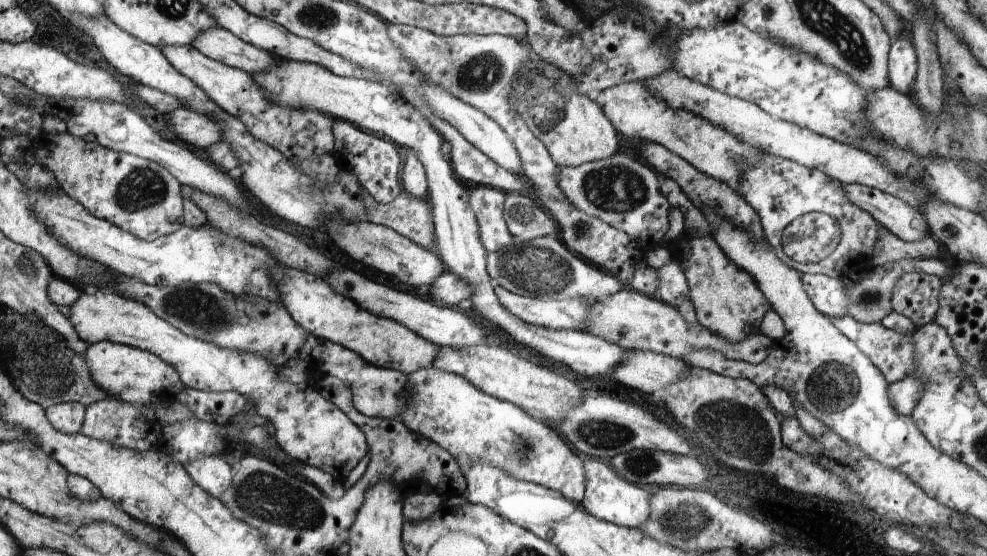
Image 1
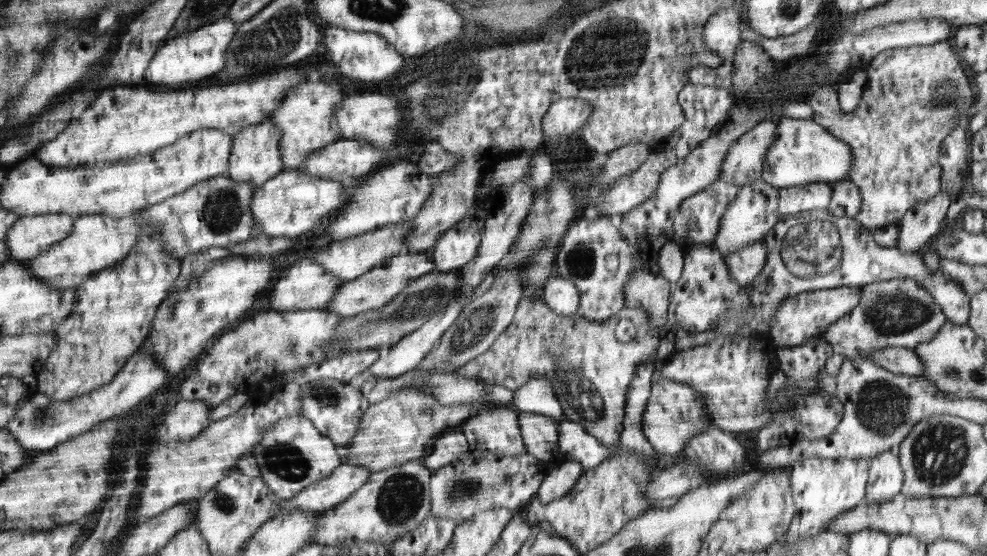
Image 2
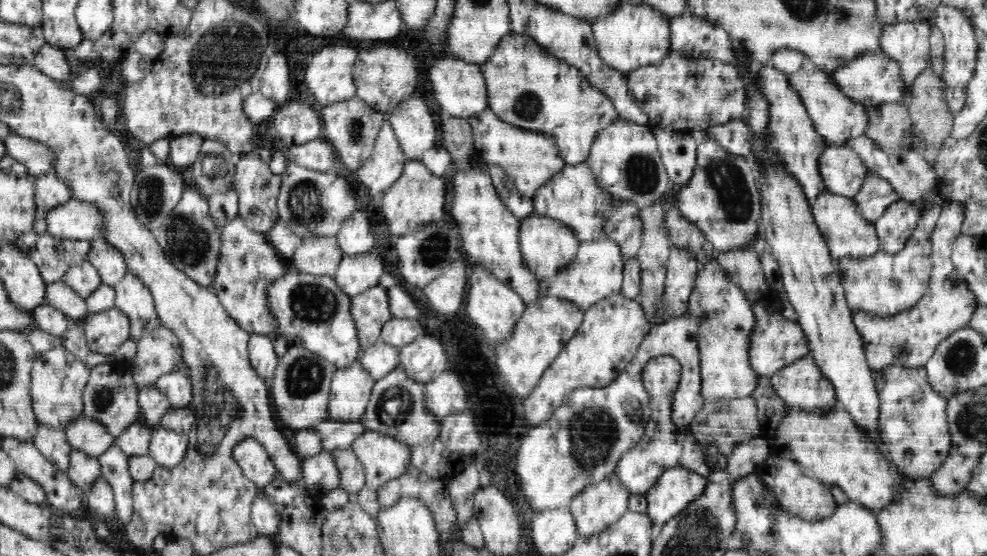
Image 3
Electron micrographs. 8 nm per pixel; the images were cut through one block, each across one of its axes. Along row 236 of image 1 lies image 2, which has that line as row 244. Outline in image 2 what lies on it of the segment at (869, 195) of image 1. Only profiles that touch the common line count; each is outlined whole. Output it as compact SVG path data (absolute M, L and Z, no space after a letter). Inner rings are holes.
M939 191L932 198L918 200L900 218L899 234L895 248L901 252L919 252L944 227L946 215L950 212L953 196Z

